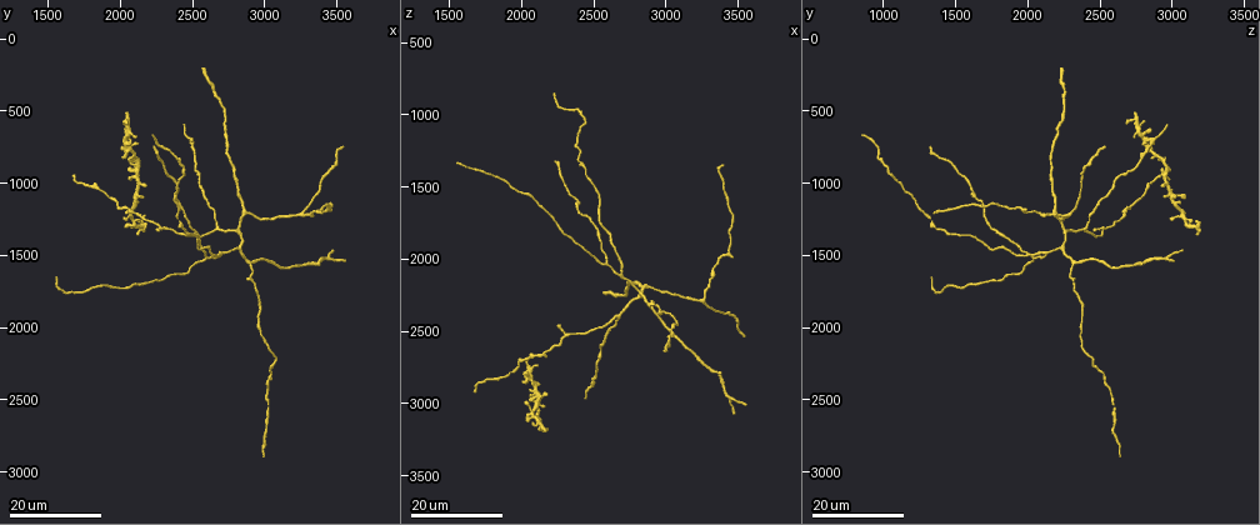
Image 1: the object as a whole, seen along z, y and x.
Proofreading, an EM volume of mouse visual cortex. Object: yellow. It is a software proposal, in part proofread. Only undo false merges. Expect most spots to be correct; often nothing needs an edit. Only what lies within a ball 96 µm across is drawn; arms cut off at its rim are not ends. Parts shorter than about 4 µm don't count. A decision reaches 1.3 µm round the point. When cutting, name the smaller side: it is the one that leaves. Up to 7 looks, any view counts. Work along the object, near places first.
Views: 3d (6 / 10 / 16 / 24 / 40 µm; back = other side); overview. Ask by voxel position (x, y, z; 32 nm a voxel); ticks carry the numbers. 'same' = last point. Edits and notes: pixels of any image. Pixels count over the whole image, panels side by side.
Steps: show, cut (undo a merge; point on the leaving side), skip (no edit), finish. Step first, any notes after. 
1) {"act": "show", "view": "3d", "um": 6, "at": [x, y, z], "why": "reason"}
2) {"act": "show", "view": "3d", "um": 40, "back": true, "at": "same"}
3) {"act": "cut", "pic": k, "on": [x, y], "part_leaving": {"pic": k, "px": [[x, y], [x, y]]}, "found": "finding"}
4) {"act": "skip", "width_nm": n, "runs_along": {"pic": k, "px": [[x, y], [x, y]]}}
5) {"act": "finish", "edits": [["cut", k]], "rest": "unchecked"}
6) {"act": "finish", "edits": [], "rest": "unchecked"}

{"act": "show", "view": "3d", "um": 24, "at": [2900, 1560, 2340], "why": "branch point"}

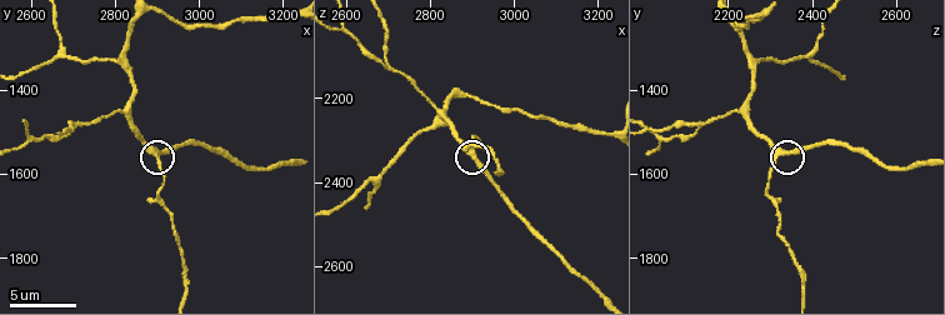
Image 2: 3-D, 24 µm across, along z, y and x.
{"act": "show", "view": "3d", "um": 10, "at": [2900, 1550, 2330], "why": "zoom in"}

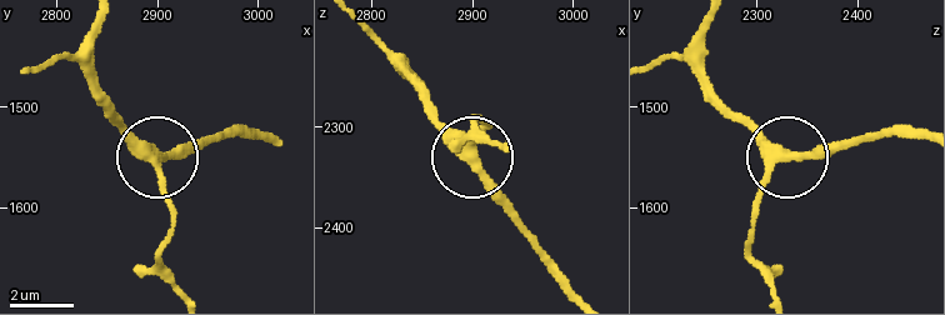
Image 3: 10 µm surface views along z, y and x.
{"act": "skip", "runs_along": {"pic": 3, "px": [[99, 21], [90, 79], [115, 119], [155, 159], [216, 143]]}, "found": "all the same neuron"}

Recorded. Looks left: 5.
{"act": "show", "view": "3d", "um": 10, "at": [2705, 1490, 2120], "why": "branch point"}

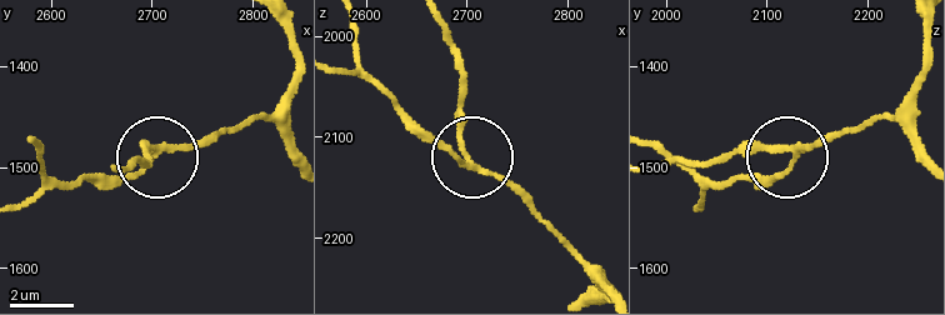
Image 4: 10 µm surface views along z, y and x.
{"act": "show", "view": "3d", "um": 10, "back": true, "at": [2702, 1484, 2122], "why": "other side"}

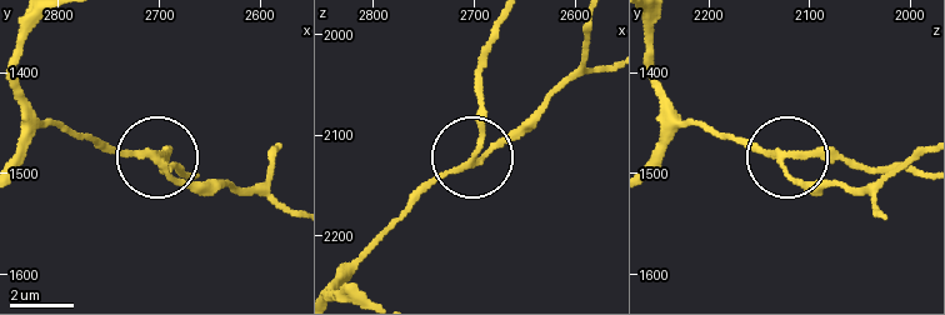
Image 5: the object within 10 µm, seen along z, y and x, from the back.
{"act": "skip", "arms": 3, "runs_along": {"pic": 5, "px": [[654, 59], [670, 113], [789, 155], [791, 174], [820, 190]]}, "found": "all the same neuron"}

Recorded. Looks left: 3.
{"act": "show", "view": "3d", "um": 10, "at": [2590, 1520, 2035], "why": "branch point"}

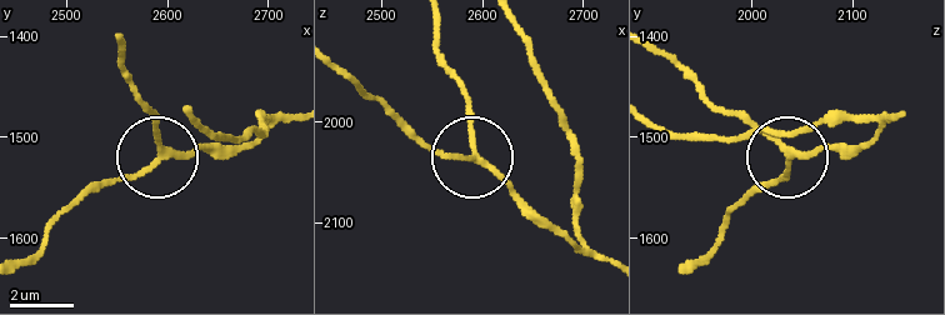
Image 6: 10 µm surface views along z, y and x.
{"act": "show", "view": "3d", "um": 10, "back": true, "at": [2596, 1512, 2034], "why": "other side"}

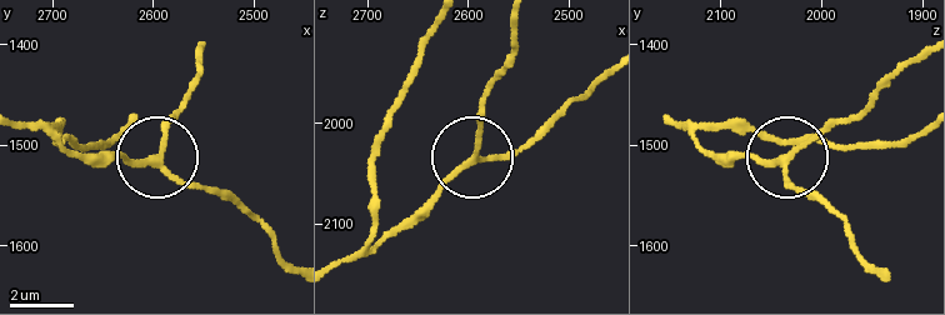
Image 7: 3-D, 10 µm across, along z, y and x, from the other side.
{"act": "skip", "runs_along": {"pic": 7, "px": [[21, 128], [95, 158], [151, 158], [168, 119]]}, "found": "all the same neuron"}

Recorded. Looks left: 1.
{"act": "show", "view": "3d", "um": 16, "at": [2665, 1320, 2400], "why": "side arm on a straight run"}

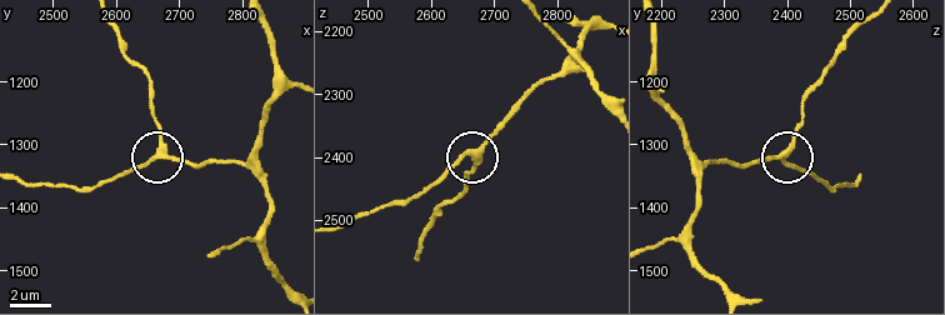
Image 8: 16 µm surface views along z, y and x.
{"act": "skip", "arms": 3, "runs_along": {"pic": 8, "px": [[695, 195], [710, 163], [784, 155], [804, 93]]}, "found": "one neuron here"}

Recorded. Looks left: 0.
{"act": "finish", "edits": [], "rest": "unchecked"}

